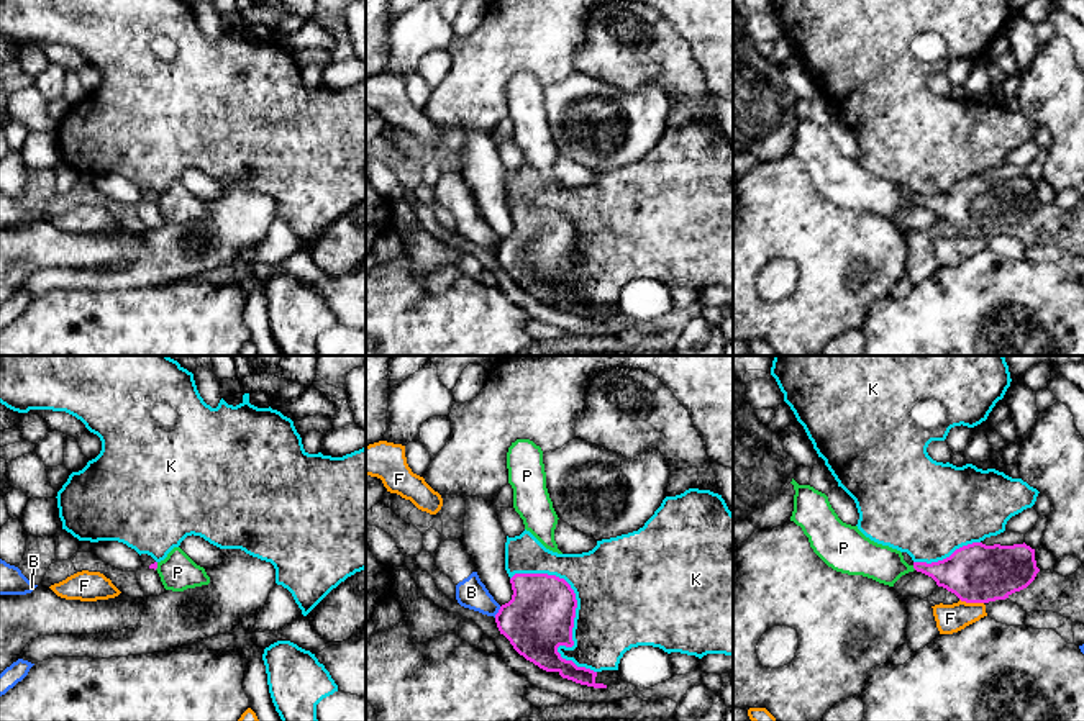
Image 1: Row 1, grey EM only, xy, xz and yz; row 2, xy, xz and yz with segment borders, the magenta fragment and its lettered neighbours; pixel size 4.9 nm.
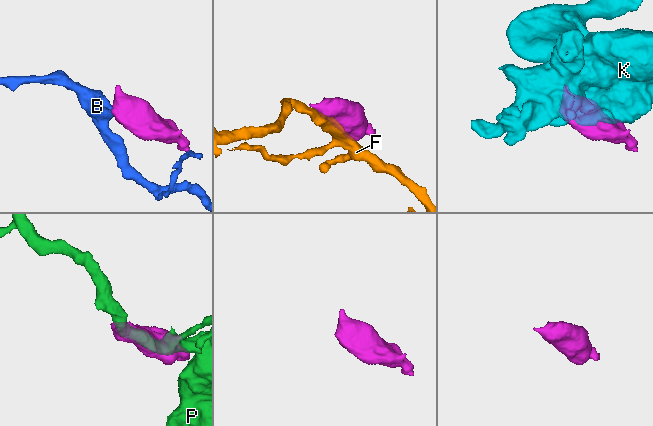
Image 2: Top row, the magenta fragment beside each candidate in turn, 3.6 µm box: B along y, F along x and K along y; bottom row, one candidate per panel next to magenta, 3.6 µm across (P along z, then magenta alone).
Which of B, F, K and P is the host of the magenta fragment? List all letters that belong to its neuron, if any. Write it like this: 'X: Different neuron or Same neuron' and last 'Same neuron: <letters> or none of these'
B: Different neuron
F: Different neuron
K: Different neuron
P: Different neuron
Same neuron: none of these

